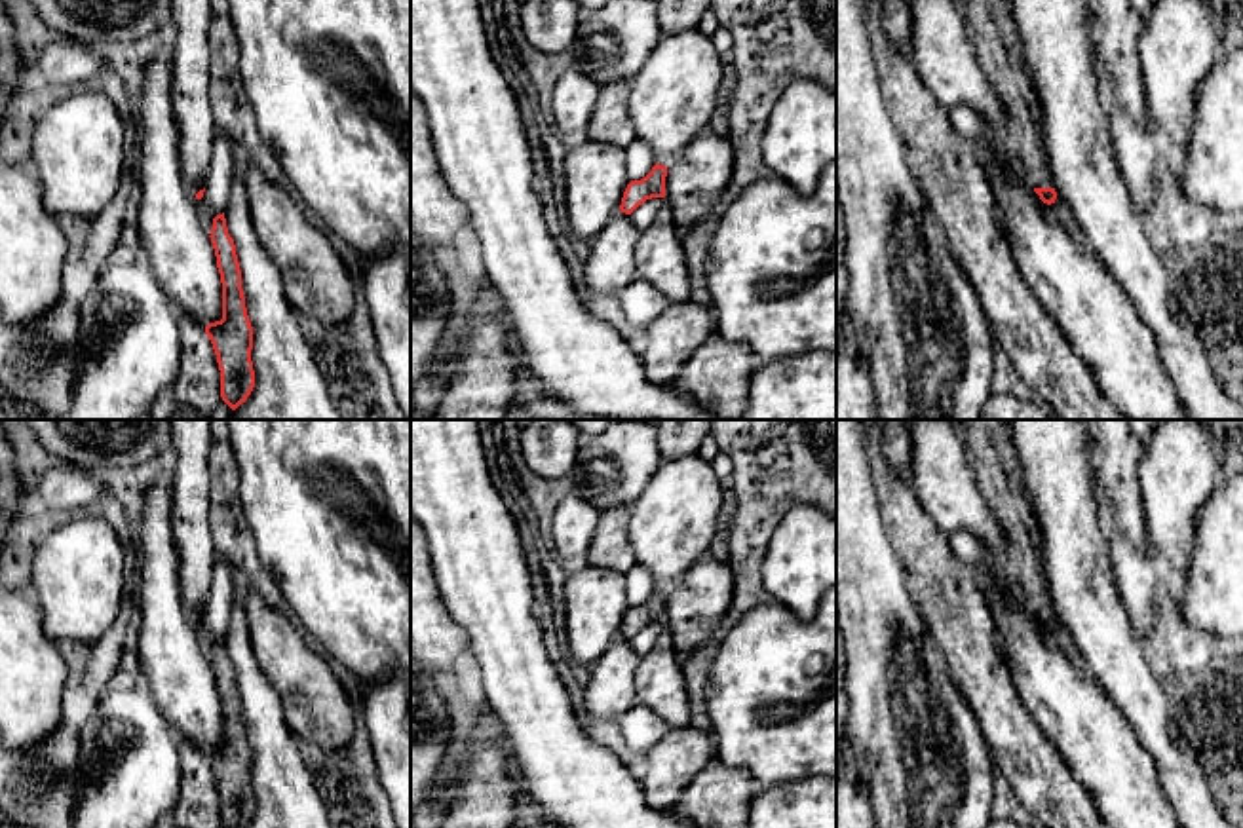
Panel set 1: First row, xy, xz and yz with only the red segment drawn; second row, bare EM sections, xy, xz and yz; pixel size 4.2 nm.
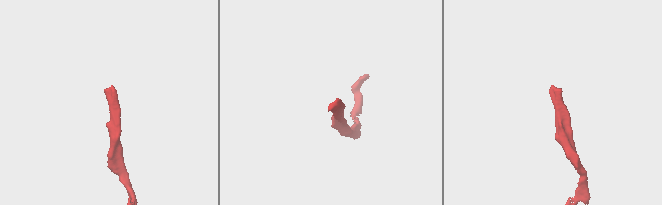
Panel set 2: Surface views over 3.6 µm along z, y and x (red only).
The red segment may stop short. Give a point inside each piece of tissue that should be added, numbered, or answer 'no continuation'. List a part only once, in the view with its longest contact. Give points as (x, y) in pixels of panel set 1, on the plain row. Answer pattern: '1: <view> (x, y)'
1: yz (989, 447)

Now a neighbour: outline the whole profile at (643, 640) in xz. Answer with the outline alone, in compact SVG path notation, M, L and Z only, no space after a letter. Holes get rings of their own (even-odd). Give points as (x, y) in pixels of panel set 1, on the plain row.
M652 623L646 625L642 630L639 630L631 640L629 646L633 648L633 651L642 657L644 653L648 653L654 646L654 642L658 640L658 636L661 634L661 630L665 629L665 623Z

